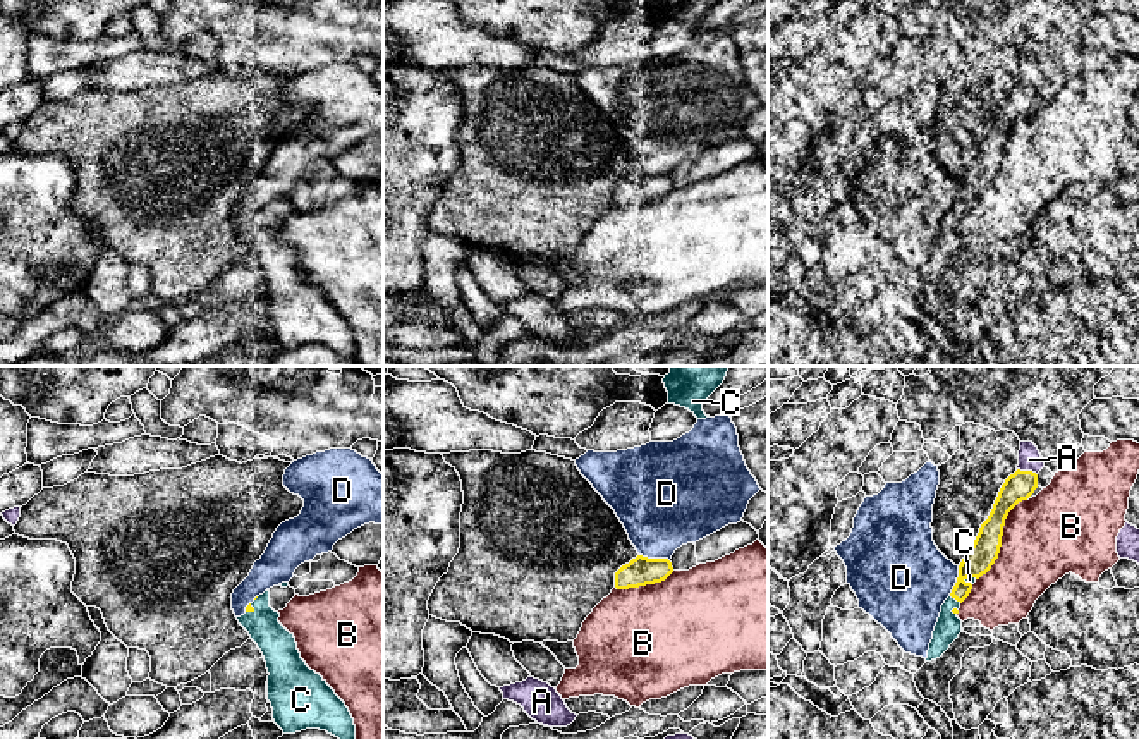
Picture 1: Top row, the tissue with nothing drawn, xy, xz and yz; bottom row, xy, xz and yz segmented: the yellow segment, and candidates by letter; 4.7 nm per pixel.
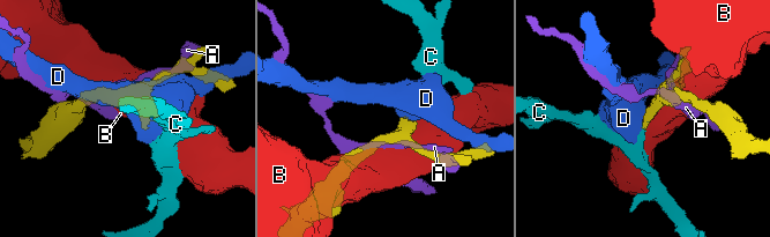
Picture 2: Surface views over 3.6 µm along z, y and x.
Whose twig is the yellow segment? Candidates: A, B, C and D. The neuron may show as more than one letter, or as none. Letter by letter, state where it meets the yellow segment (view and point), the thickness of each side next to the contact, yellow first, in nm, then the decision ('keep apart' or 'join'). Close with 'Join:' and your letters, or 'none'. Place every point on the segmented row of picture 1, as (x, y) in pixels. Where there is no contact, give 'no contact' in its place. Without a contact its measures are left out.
A: yz (1028, 471) | 140/110 nm | keep apart
B: yz (1000, 538) | 140/400 nm | keep apart
C: yz (956, 598) | 140/120 nm | join
D: xz (655, 559) | 140/400 nm | keep apart
Join: C

